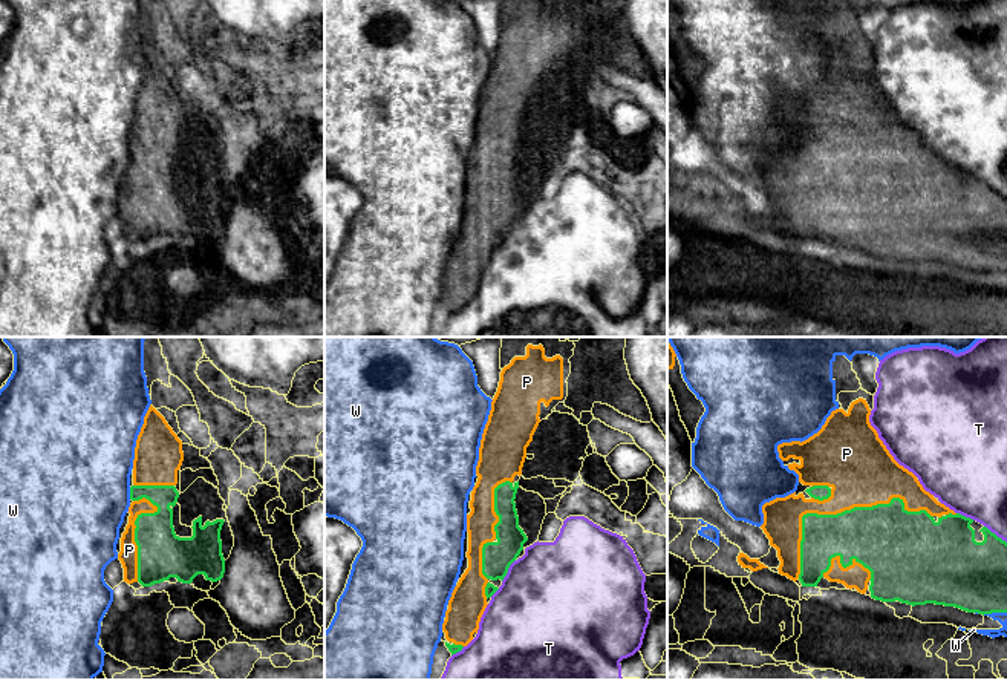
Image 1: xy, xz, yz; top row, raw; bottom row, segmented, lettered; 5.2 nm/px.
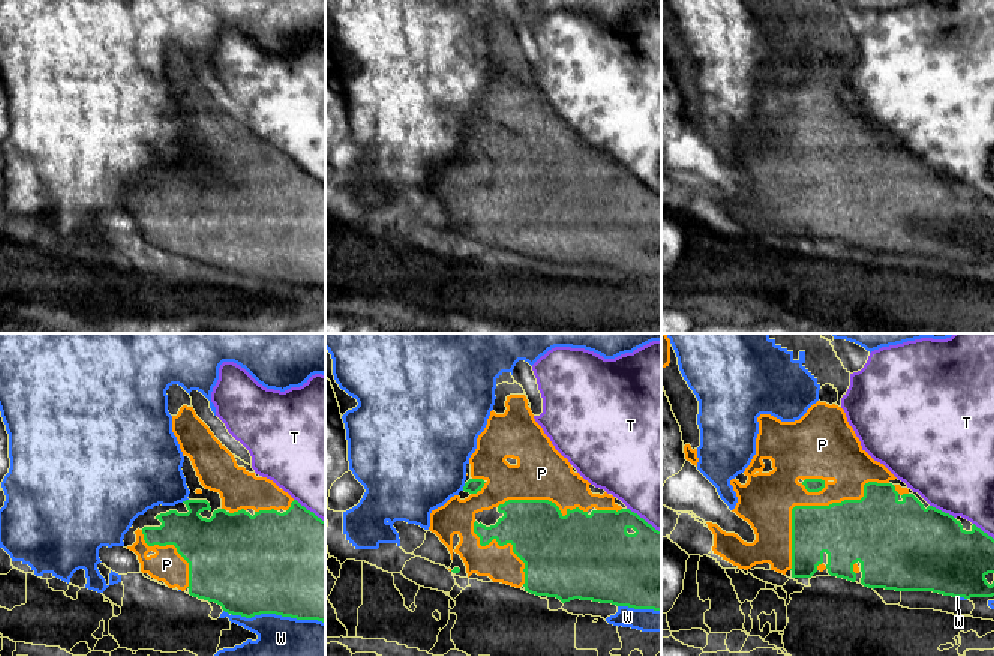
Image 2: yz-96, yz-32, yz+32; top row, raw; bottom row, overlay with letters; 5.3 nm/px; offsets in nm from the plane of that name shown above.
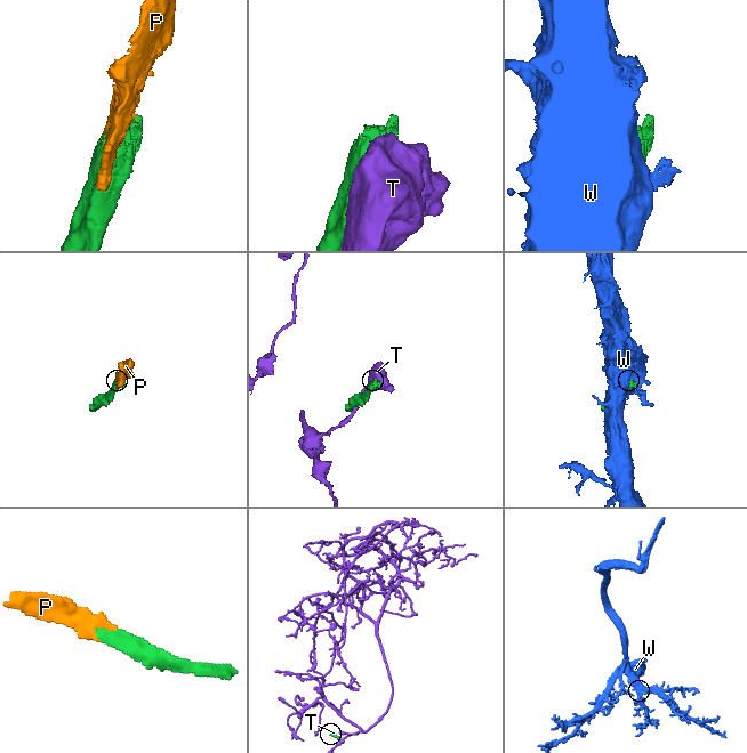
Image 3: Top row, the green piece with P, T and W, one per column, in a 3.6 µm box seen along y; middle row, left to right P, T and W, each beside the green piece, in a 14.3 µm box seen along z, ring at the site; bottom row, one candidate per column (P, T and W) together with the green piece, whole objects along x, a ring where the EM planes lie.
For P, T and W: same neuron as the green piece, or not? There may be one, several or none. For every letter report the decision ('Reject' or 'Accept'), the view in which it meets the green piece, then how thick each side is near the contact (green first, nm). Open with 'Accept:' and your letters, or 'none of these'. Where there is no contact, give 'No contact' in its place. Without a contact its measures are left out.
Accept: P
P: Accept. Touches green in yz. Thickness 320 nm (green) against 360 nm
T: Reject. Touches green in xz. Thickness 160 nm (green) against 480 nm
W: Reject. Touches green in xy. Thickness 200 nm (green) against 500 nm

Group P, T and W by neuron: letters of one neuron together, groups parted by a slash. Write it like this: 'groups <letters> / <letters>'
groups P / T / W

